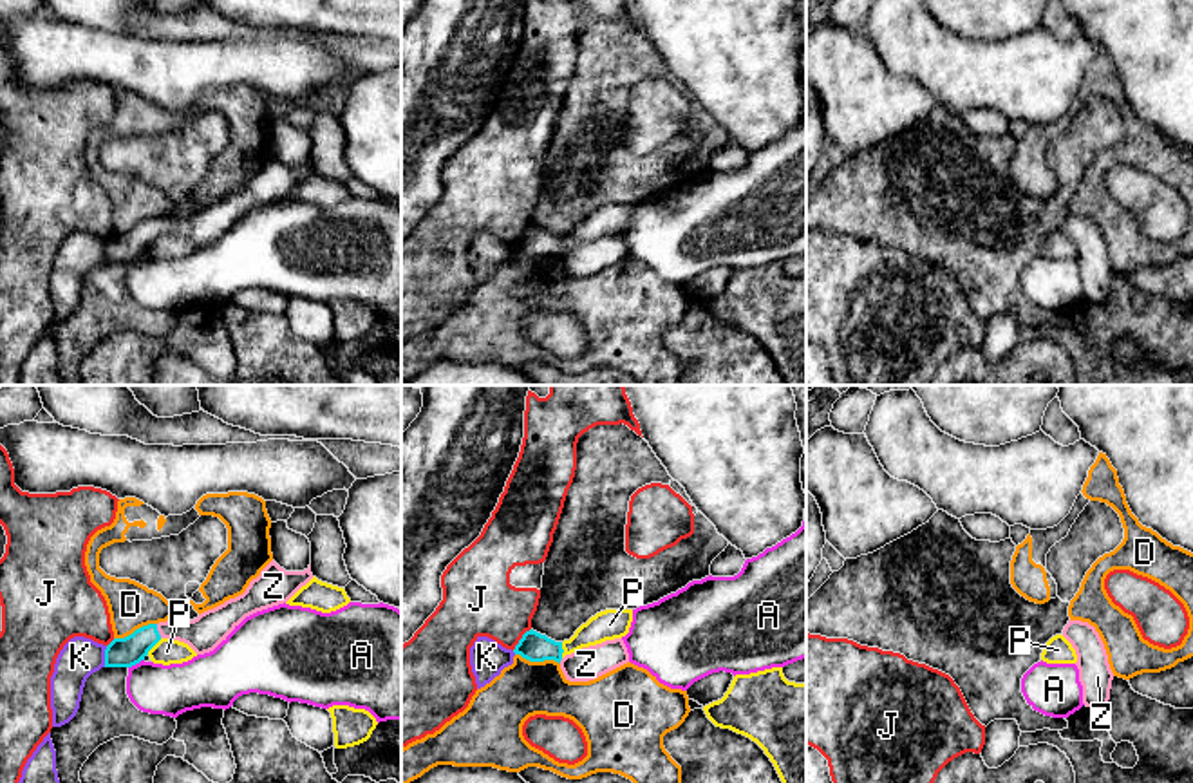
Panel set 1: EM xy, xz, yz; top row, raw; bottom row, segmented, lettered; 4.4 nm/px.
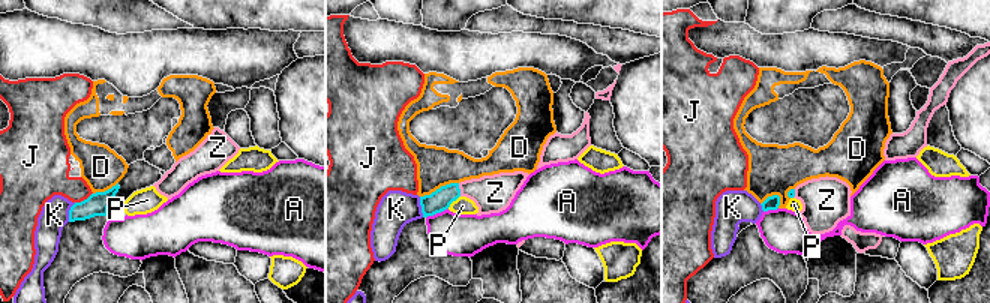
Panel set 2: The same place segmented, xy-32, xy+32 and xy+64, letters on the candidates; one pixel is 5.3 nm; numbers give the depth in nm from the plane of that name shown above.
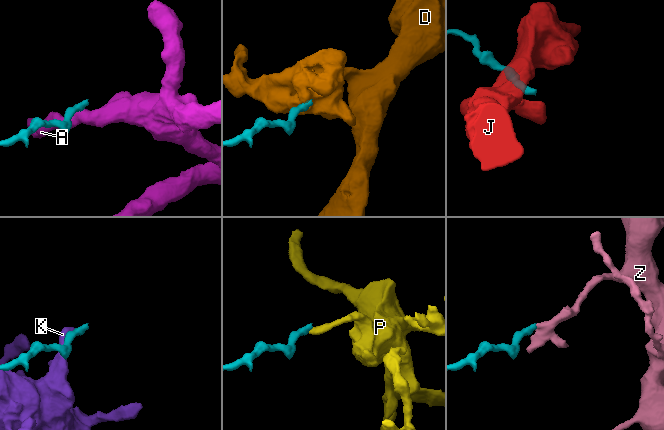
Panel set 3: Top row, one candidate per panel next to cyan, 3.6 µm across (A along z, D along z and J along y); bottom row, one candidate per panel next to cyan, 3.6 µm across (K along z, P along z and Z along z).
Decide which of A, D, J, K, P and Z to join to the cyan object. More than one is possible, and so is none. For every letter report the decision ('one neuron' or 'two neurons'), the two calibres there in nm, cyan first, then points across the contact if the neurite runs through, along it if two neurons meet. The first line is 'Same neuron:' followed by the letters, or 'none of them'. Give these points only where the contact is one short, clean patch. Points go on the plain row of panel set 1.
Same neuron: Z
A: two neurons; calibres 130 and 220 nm; border xy (143, 254), (129, 263)
D: two neurons; calibres 130 and 240 nm; border xz (516, 248), (530, 255), (555, 255), (559, 259)
J: two neurons; calibres 130 and 320 nm
K: two neurons; calibres 130 and 180 nm
P: two neurons; calibres 130 and 120 nm; border xy (161, 234), (147, 248)
Z: one neuron; calibres 130 and 160 nm; way xy (127, 246), (158, 226), (208, 225)

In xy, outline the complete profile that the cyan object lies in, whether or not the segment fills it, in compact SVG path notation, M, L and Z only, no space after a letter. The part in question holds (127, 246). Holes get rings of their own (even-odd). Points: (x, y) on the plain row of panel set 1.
M271 156L246 186L197 213L174 219L159 217L136 224L125 233L114 233L105 244L105 262L132 262L145 255L161 235L188 239L197 250L213 246L249 210L287 197L313 174L311 159L304 166L286 166Z

